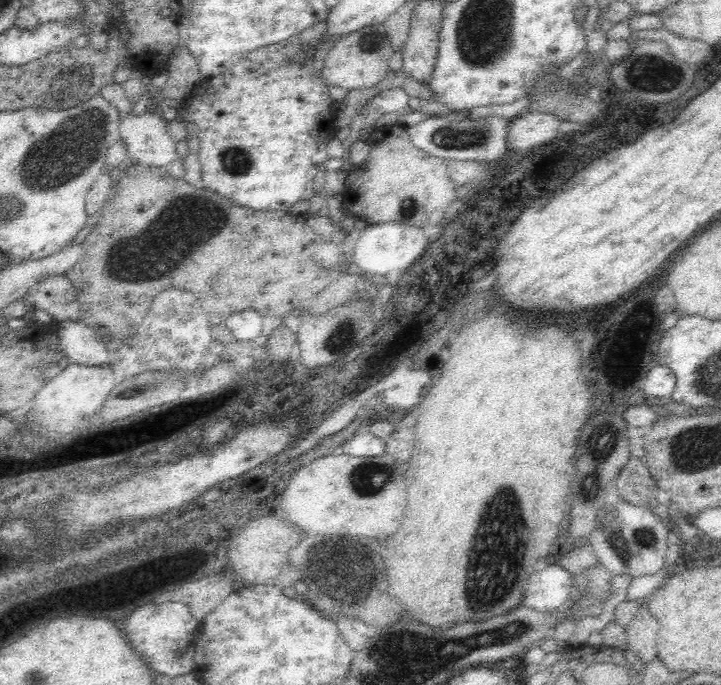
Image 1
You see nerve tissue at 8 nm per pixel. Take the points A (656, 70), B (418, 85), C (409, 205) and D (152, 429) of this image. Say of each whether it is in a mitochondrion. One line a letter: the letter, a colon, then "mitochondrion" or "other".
A: mitochondrion
B: other
C: mitochondrion
D: other

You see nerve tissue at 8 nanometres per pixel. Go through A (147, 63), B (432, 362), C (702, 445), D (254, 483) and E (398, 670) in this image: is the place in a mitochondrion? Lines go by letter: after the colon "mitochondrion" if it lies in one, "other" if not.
A: other
B: other
C: mitochondrion
D: other
E: mitochondrion

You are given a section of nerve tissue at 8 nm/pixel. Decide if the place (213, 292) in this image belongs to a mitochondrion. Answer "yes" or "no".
no

